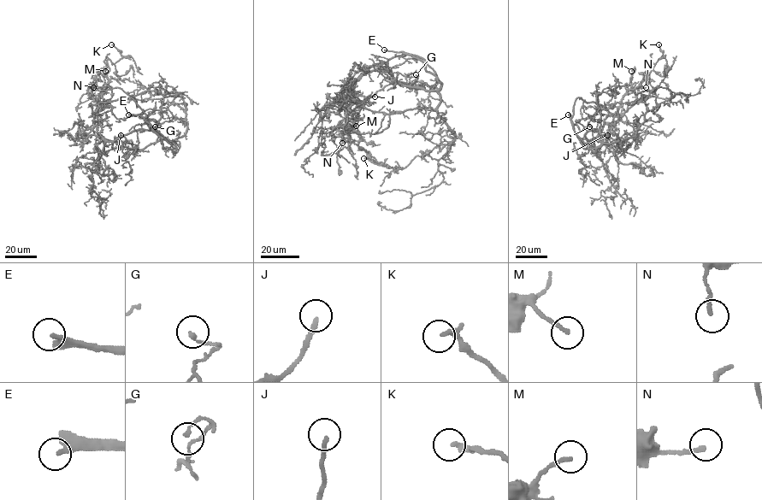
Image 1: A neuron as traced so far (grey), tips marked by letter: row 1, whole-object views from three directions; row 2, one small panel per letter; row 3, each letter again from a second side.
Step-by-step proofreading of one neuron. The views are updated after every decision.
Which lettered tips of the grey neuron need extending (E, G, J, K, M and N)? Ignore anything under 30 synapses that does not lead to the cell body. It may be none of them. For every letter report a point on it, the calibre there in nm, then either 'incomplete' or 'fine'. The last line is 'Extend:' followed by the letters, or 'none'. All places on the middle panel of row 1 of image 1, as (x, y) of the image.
E: (384, 50) | 240 nm | incomplete
G: (416, 74) | 150 nm | fine
J: (375, 97) | 190 nm | fine
K: (363, 158) | 240 nm | fine
M: (356, 126) | 170 nm | fine
N: (342, 143) | 200 nm | fine
Extend: E

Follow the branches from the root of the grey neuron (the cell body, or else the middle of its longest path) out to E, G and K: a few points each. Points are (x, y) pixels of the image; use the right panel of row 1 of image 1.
E: (600, 118), (602, 143), (593, 148), (575, 133), (568, 114)
G: (600, 118), (599, 130), (589, 126)
K: (600, 118), (594, 91), (635, 88), (651, 71), (652, 60), (654, 64), (662, 57), (658, 44)

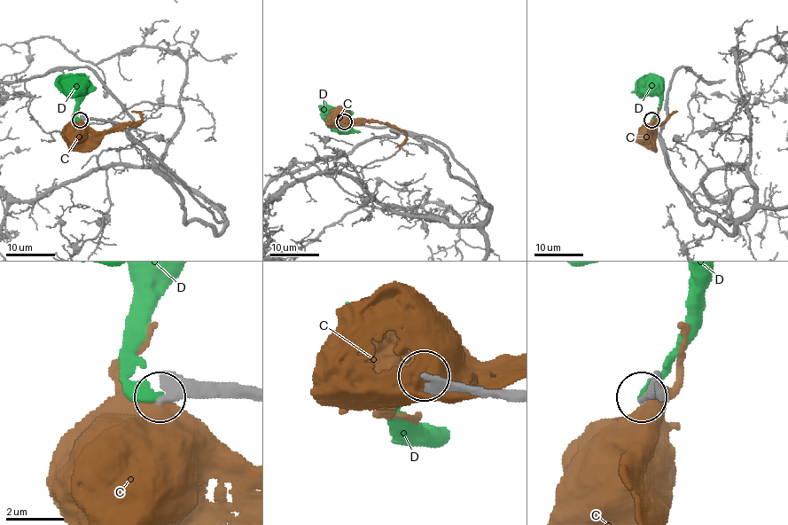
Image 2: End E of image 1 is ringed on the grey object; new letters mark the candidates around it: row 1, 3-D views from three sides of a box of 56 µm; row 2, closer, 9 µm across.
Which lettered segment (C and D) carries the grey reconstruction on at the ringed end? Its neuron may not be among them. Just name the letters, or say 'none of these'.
D

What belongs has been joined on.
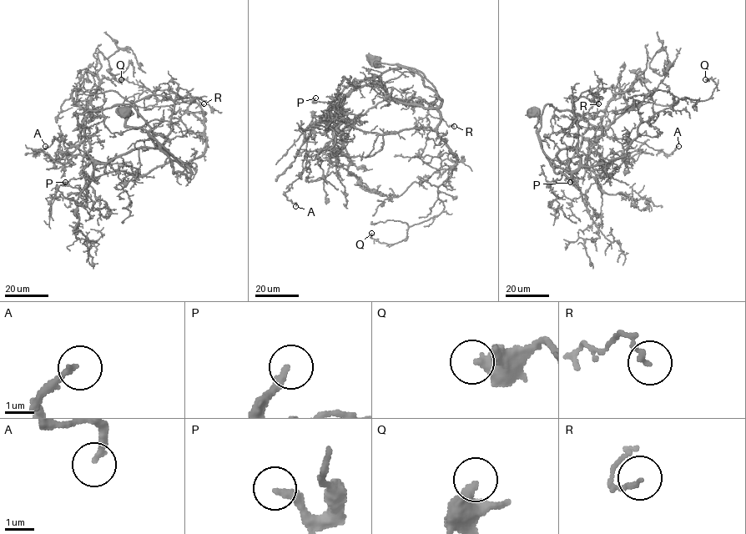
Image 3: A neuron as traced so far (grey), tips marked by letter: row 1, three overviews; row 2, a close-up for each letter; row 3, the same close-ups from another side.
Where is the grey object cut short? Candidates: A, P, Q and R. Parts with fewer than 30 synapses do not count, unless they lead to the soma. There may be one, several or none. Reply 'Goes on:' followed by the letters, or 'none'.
Goes on: none

